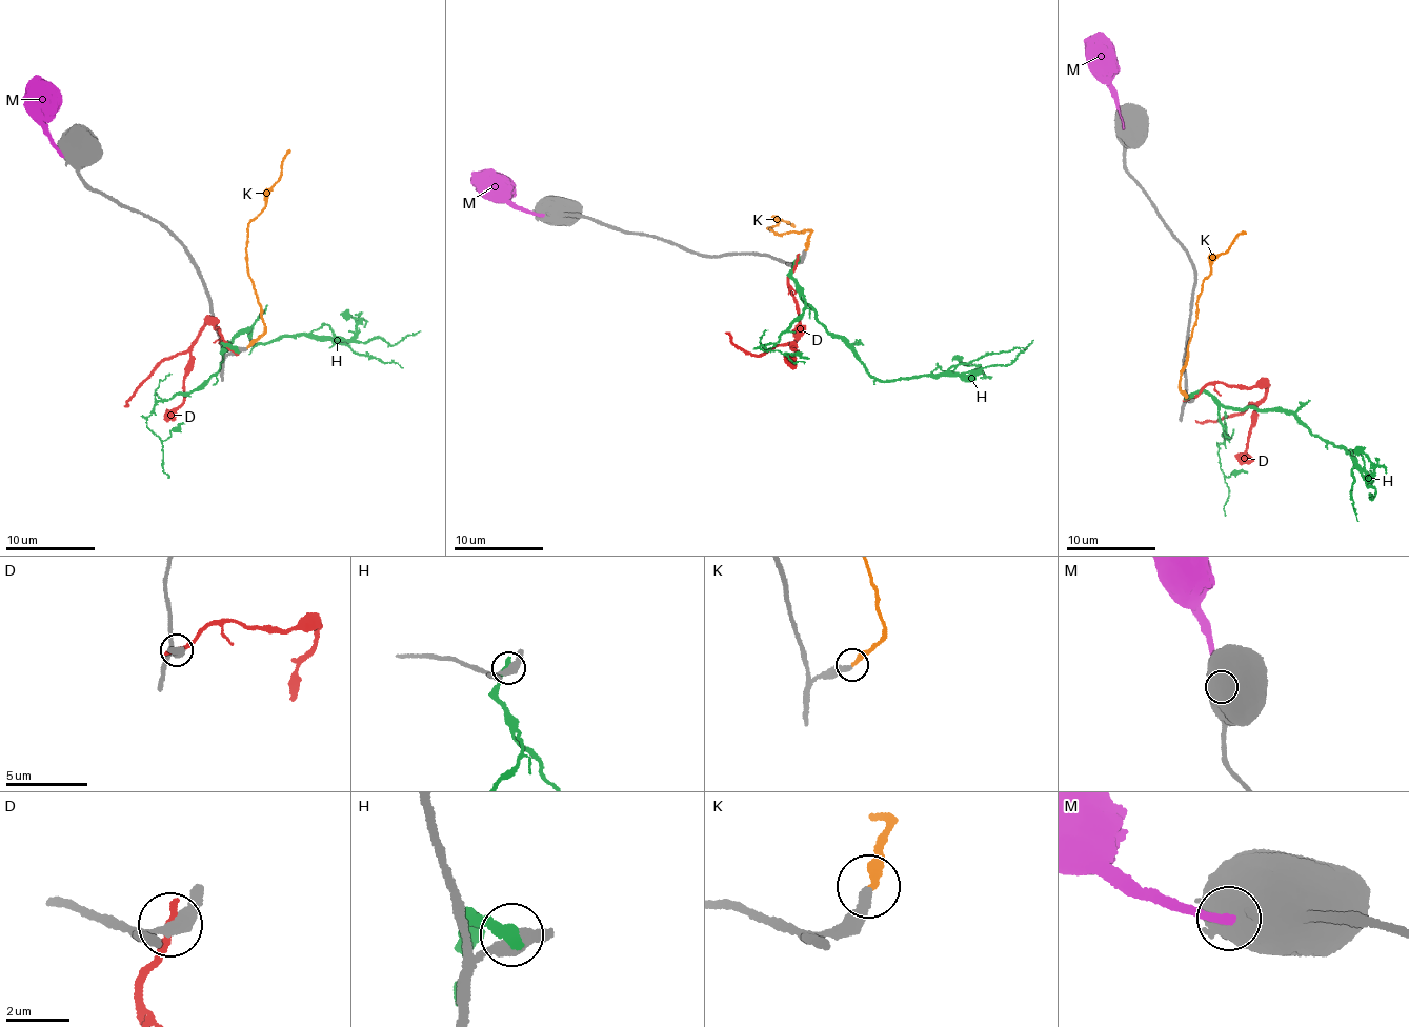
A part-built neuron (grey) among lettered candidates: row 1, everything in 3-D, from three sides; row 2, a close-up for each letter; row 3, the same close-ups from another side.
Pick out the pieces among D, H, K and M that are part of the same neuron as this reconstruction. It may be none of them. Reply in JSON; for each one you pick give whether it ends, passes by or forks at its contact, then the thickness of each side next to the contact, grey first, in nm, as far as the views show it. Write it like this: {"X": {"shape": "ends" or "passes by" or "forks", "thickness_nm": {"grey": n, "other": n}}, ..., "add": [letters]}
{"K": {"shape": "ends", "thickness_nm": {"grey": 320, "other": 280}}, "add": ["K"]}

